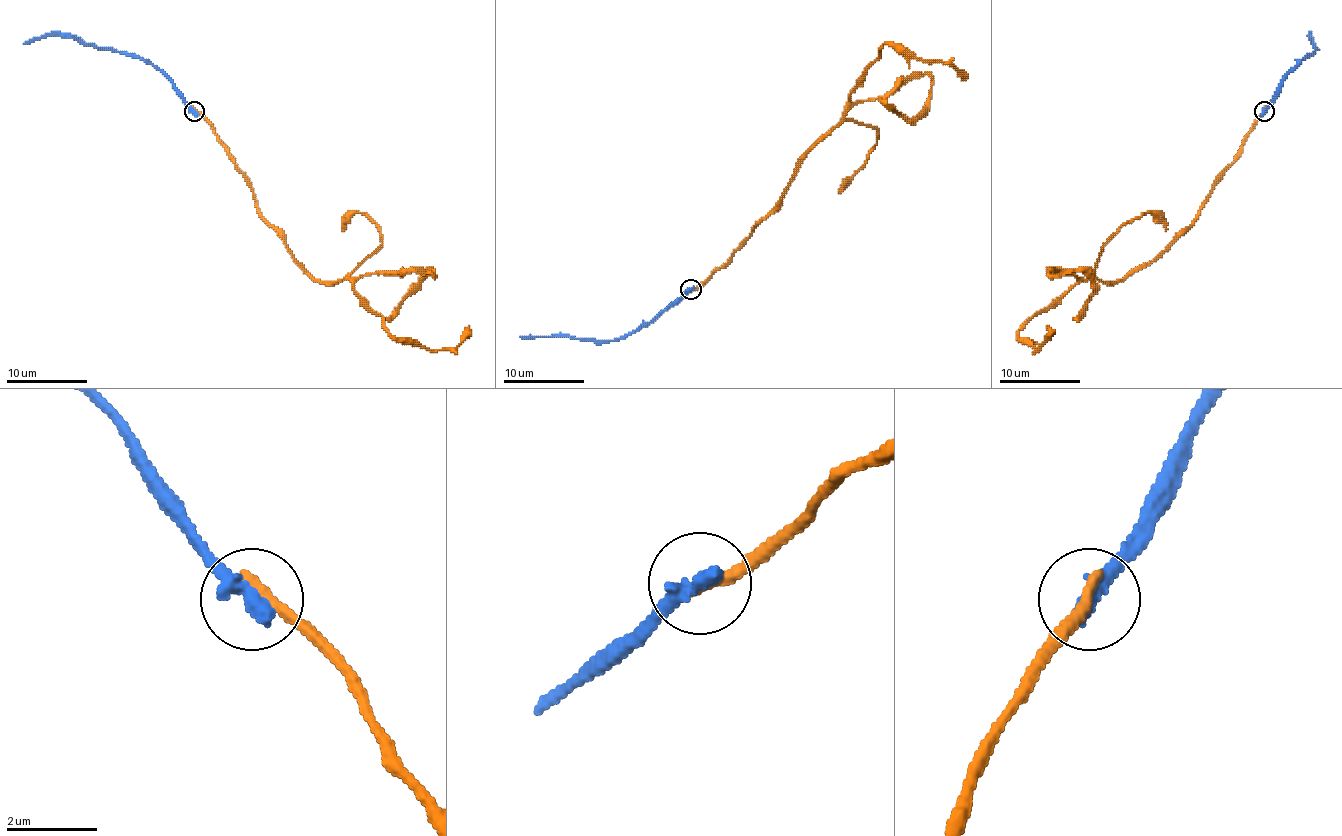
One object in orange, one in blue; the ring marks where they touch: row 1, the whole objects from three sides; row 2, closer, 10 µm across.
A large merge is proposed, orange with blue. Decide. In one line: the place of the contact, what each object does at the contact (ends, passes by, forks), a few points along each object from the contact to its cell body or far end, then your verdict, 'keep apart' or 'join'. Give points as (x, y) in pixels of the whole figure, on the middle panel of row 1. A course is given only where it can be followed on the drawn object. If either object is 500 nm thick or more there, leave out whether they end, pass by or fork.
at (691, 289); orange ends there; blue ends there; orange runs (691, 290), (748, 239), (800, 161), (854, 104), (931, 78), (929, 104), (917, 116), (879, 98); blue runs (691, 290), (653, 320), (618, 338), (580, 340), (568, 336), (520, 336); keep apart

